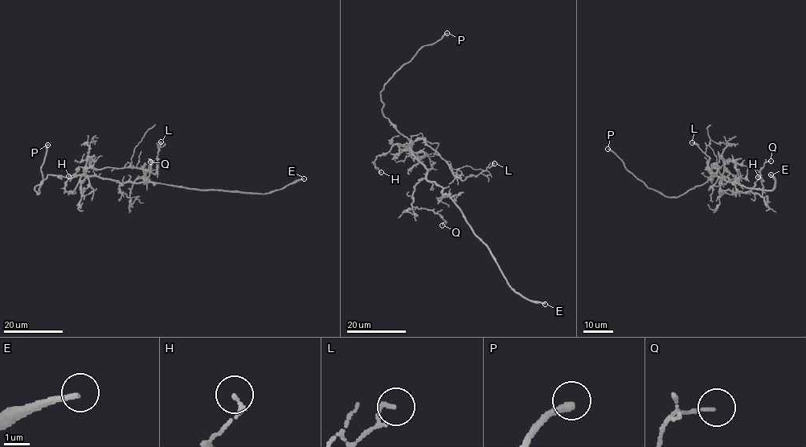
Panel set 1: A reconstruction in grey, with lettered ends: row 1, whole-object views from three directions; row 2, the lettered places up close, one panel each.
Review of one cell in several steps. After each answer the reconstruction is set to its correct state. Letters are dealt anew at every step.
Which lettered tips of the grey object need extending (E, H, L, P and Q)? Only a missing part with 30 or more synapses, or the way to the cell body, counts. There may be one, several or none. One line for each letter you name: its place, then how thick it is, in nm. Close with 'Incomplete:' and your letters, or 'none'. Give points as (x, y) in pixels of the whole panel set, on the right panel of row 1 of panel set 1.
E: place (771, 174); calibre 240 nm
P: place (607, 149); calibre 280 nm
Incomplete: E, P

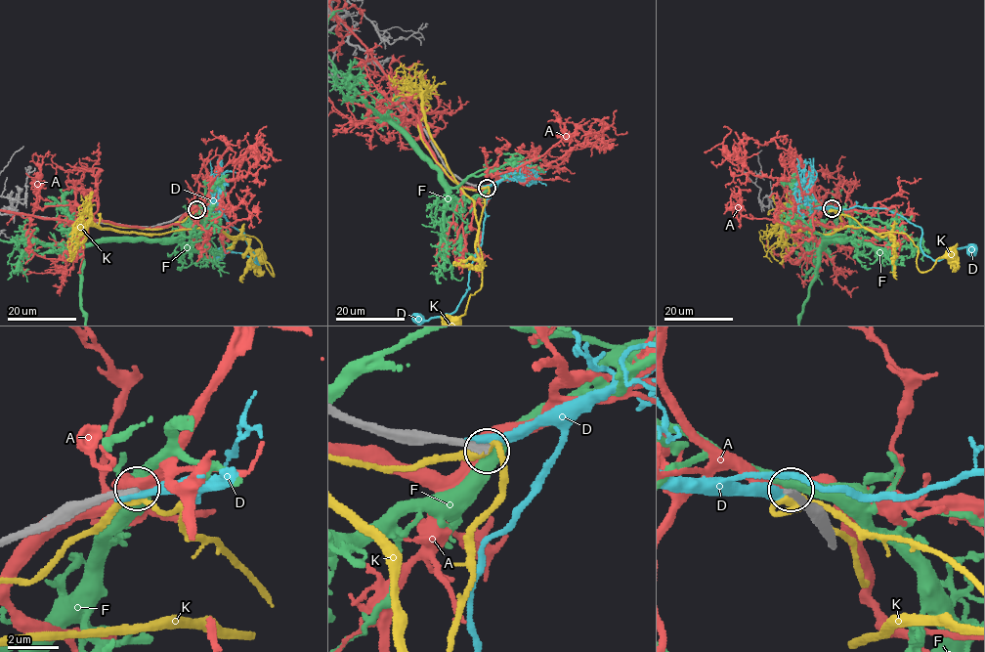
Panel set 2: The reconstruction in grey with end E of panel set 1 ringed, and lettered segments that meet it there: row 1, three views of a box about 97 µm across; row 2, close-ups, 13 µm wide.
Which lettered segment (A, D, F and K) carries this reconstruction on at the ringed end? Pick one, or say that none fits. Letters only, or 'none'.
none

